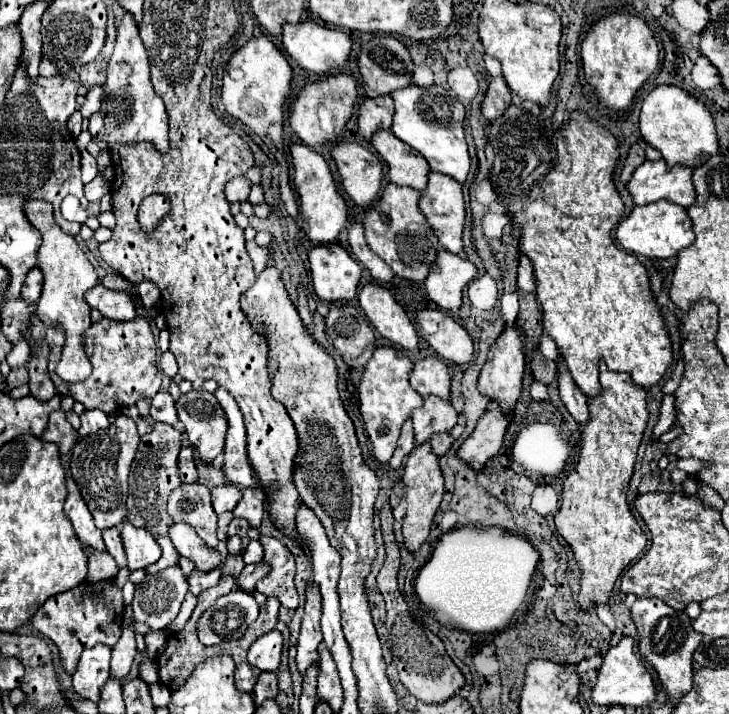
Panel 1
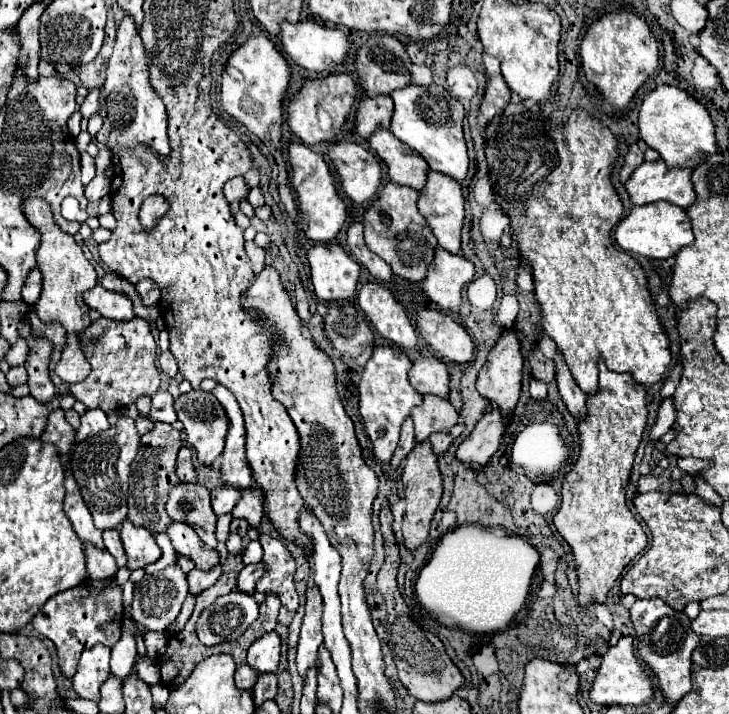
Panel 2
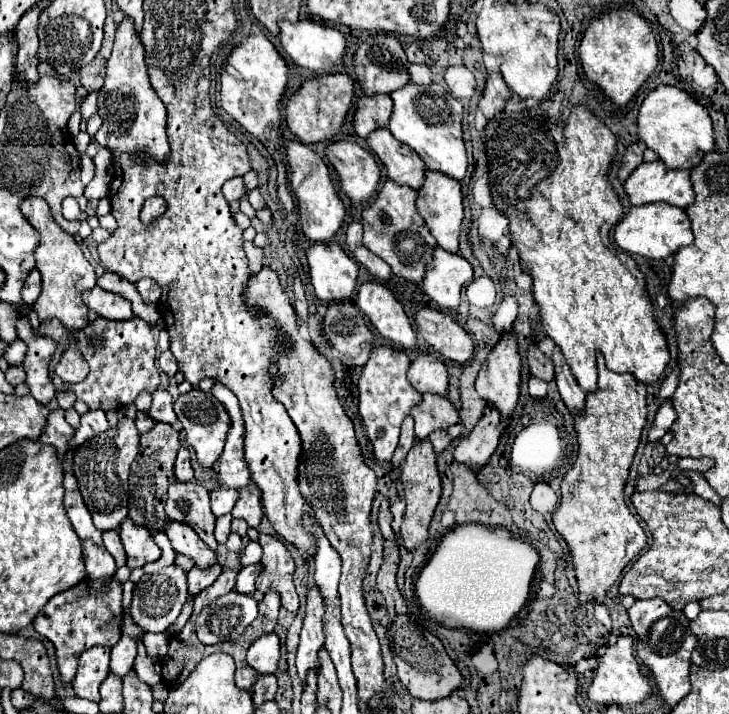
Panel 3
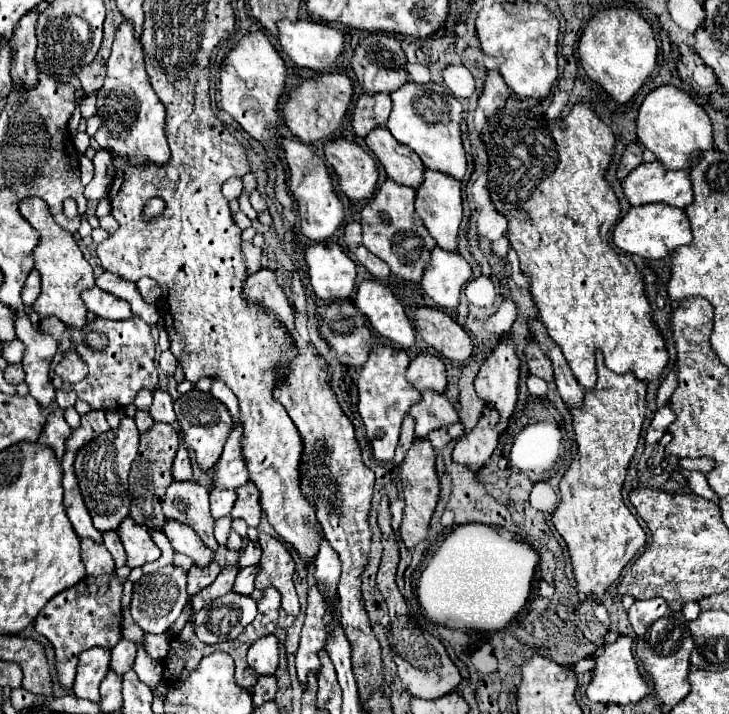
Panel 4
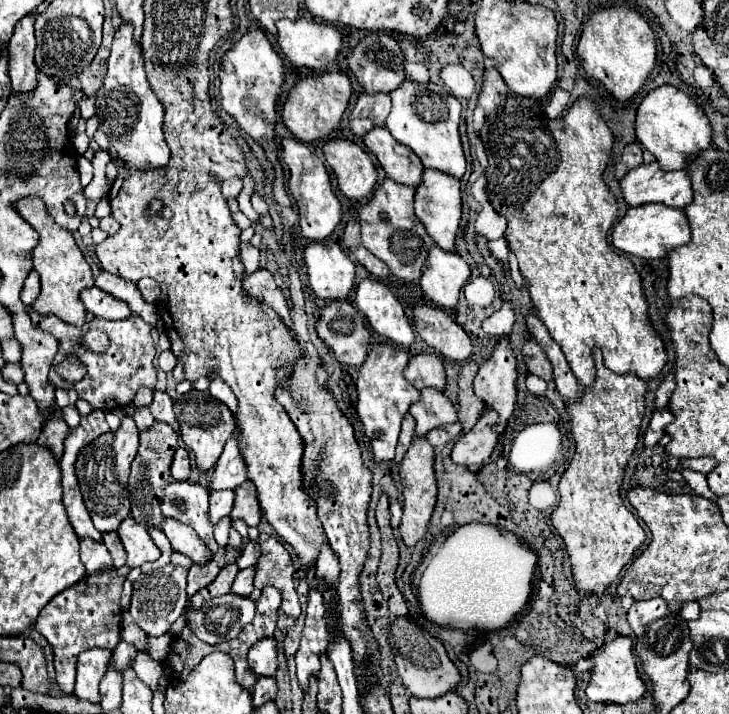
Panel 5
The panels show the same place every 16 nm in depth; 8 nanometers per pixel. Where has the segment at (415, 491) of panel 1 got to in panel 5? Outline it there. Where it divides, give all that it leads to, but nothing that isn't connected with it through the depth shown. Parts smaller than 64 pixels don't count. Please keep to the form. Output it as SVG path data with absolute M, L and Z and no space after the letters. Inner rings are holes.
M414 436L412 446L400 464L400 478L404 486L404 516L400 524L400 534L402 534L404 544L408 548L414 548L416 542L420 542L426 536L426 528L428 528L428 522L430 522L430 516L434 512L436 498L438 498L438 482L434 474L434 448L432 444L428 444L426 438Z

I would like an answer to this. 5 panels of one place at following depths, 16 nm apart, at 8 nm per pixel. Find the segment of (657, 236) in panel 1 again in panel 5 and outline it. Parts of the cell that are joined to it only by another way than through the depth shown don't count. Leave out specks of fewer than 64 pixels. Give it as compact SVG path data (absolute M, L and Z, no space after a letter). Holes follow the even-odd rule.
M644 204L636 208L628 208L626 216L614 226L612 244L624 252L640 258L666 258L674 248L688 244L692 240L690 224L684 210L662 206L662 204Z

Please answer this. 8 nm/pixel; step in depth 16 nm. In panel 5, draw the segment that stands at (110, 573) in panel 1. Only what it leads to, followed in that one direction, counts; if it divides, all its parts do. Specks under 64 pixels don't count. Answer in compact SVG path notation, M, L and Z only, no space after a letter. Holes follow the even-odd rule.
M82 538L80 556L82 556L82 562L88 574L98 574L102 570L114 570L112 558L106 552L106 546L102 542L94 542L92 538Z

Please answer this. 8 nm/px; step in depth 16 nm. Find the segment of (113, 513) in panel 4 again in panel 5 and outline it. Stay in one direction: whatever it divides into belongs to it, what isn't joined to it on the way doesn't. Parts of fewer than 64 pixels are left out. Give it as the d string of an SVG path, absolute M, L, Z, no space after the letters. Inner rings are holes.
M124 416L116 432L106 432L104 436L98 436L76 458L76 476L80 482L80 490L86 508L92 516L92 522L100 532L118 530L120 522L130 514L128 474L136 452L138 452L138 428L130 416Z

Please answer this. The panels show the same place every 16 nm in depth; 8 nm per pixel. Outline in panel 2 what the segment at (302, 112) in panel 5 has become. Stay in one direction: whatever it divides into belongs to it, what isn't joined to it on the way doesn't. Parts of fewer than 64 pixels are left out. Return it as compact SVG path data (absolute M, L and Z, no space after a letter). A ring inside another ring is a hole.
M330 74L312 82L306 82L304 88L288 104L288 124L292 132L308 146L322 142L336 142L338 134L352 112L356 102L356 82L350 74Z

